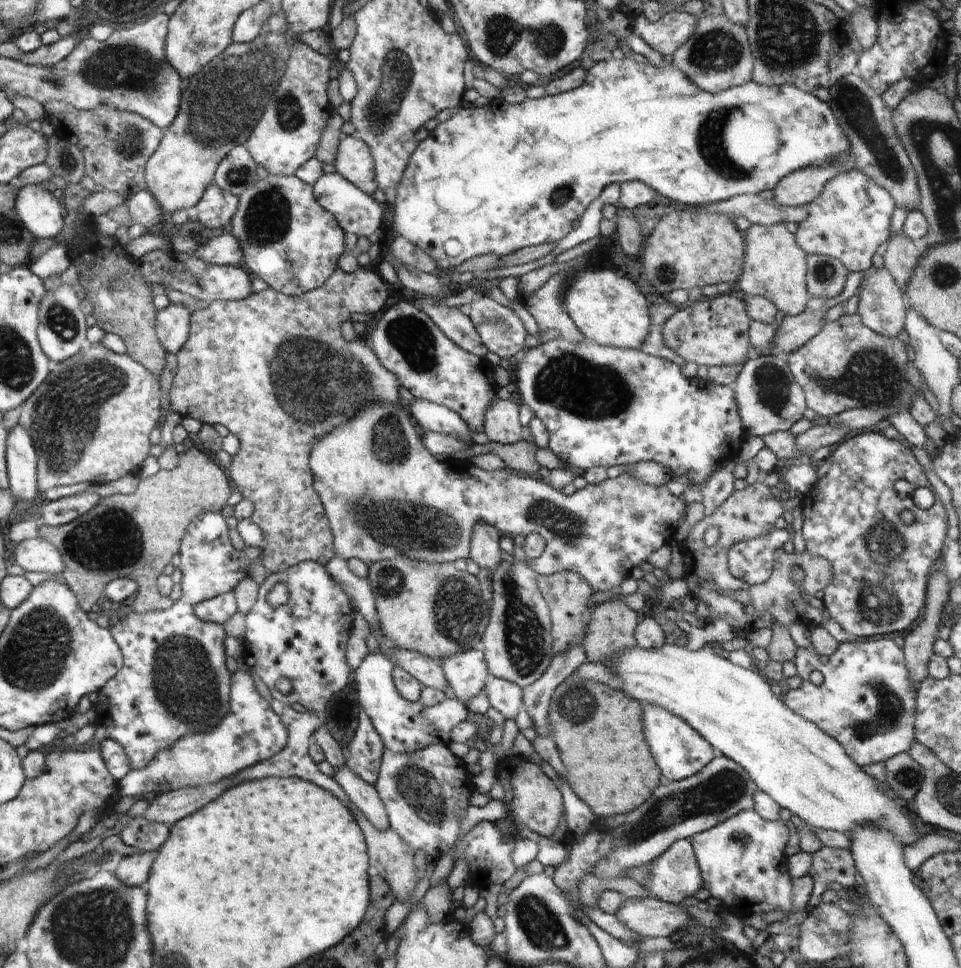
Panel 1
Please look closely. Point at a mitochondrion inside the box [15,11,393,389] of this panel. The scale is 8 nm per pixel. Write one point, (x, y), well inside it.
(225, 103)

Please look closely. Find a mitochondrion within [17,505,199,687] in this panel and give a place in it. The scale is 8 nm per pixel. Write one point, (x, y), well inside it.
(112, 540)

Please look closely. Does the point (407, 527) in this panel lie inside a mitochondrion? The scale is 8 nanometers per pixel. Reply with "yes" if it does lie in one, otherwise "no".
yes

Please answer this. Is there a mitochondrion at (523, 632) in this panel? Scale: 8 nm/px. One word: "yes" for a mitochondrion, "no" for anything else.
yes

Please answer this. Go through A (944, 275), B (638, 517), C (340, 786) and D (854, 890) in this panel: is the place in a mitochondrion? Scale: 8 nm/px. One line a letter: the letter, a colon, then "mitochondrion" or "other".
A: mitochondrion
B: mitochondrion
C: other
D: other

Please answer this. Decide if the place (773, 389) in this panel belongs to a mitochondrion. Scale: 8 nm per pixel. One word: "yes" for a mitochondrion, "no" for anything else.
yes

